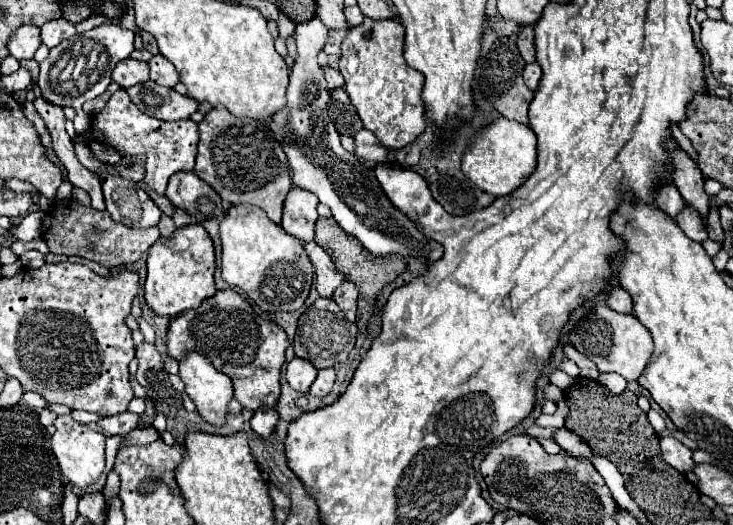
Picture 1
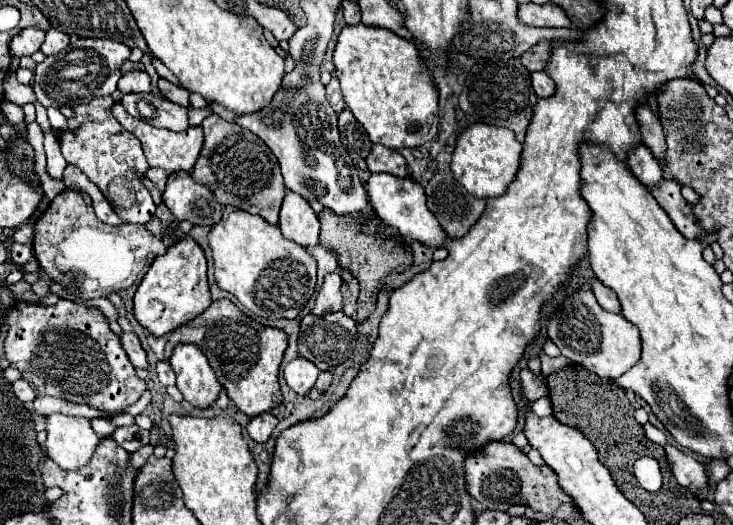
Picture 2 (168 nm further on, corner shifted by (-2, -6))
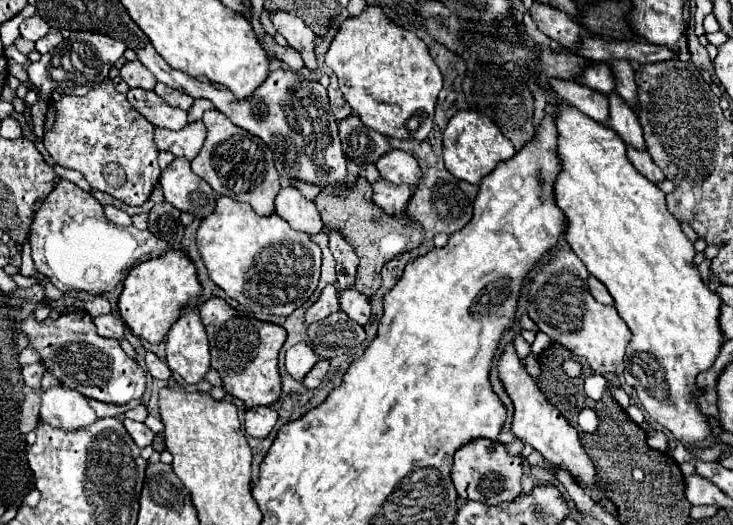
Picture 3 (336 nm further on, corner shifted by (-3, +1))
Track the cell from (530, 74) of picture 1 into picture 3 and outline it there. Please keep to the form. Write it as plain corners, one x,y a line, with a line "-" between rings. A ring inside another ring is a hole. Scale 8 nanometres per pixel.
551,78
549,86
555,94
559,94
563,100
571,102
571,106
581,110
583,114
587,114
595,122
603,124
609,118
609,102
607,102
605,94
595,92
595,90
575,82
575,80

